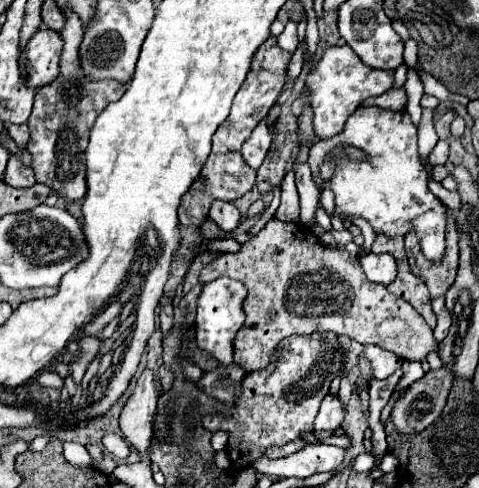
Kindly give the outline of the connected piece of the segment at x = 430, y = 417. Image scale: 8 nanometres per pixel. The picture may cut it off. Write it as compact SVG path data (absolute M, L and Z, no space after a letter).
M443 367L439 371L427 371L421 379L409 385L391 411L395 429L399 433L421 433L427 429L441 415L453 379L449 369Z

